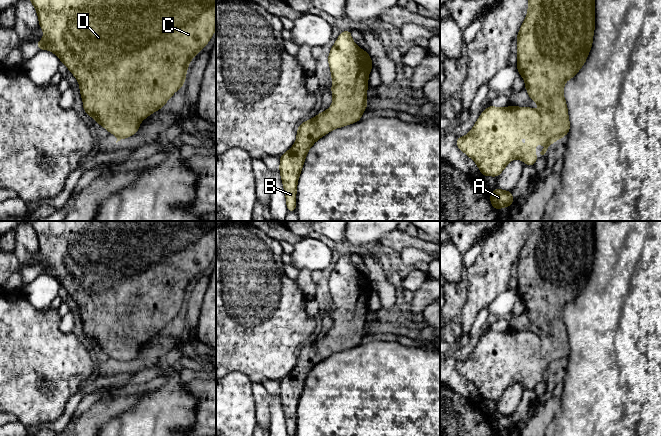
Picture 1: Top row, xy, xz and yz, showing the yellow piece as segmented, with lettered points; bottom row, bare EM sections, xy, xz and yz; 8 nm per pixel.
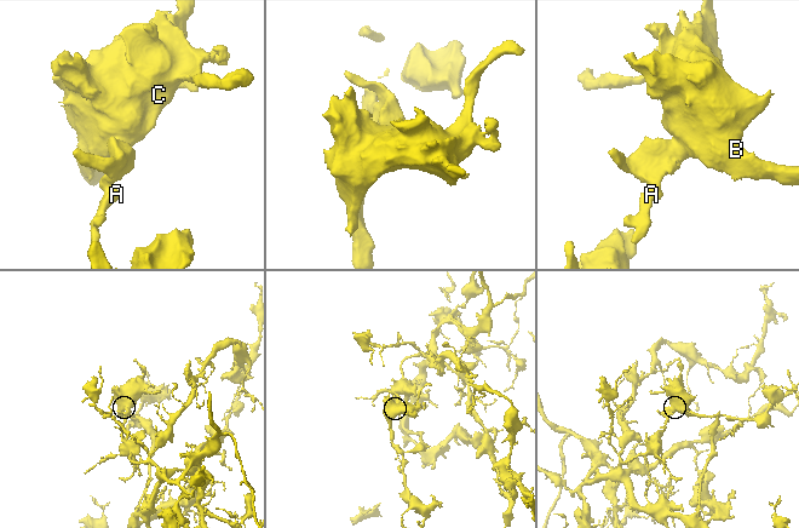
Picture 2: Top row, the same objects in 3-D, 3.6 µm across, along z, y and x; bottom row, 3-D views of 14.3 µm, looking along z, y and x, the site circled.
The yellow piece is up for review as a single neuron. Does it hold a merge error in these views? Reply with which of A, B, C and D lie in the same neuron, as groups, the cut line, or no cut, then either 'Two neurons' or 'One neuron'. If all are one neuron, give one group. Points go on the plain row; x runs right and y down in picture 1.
Groups: A B C D. No split. One neuron

